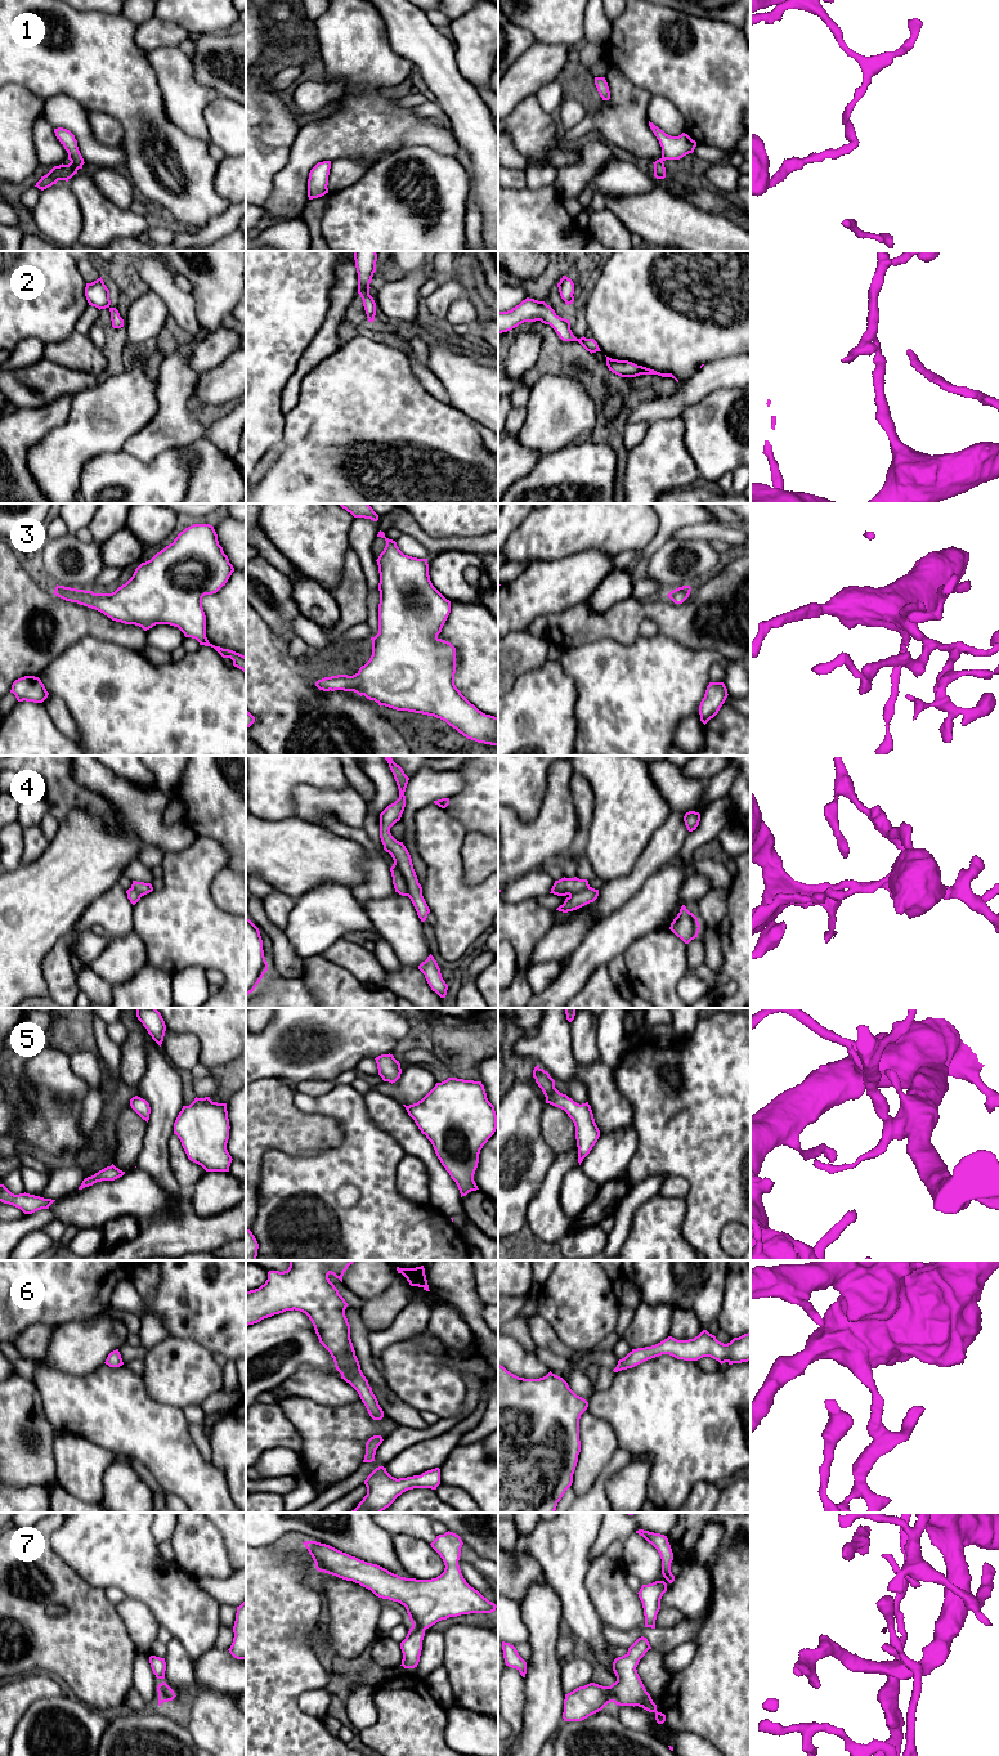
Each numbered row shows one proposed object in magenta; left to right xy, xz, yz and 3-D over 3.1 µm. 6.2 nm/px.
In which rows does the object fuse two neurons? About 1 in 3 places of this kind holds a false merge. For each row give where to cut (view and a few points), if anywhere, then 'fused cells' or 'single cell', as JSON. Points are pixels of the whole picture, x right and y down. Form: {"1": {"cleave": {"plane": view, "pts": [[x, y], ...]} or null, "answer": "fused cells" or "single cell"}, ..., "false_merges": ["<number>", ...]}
{"1": {"cleave": null, "answer": "single cell"}, "2": {"cleave": null, "answer": "single cell"}, "3": {"cleave": null, "answer": "single cell"}, "4": {"cleave": null, "answer": "single cell"}, "5": {"cleave": null, "answer": "single cell"}, "6": {"cleave": null, "answer": "single cell"}, "7": {"cleave": null, "answer": "single cell"}, "false_merges": []}

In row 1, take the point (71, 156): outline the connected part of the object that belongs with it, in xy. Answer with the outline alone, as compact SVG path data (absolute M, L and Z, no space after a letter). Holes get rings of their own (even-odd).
M63 127L54 129L54 133L57 139L67 151L68 160L71 162L68 165L62 163L59 166L54 166L46 175L41 176L41 179L35 185L41 191L57 184L58 180L68 182L75 174L77 174L79 169L82 169L82 165L85 163L79 151L75 135Z

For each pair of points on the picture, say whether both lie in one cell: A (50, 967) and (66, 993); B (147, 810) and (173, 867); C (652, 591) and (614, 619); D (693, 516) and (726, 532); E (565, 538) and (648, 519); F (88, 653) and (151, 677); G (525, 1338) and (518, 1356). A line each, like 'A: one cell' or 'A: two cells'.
A: one cell
B: two cells
C: two cells
D: two cells
E: one cell
F: one cell
G: two cells

